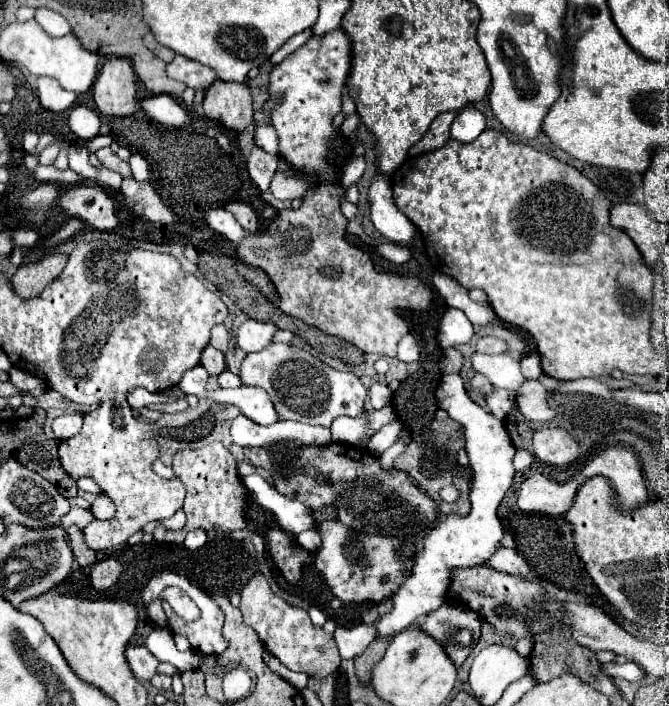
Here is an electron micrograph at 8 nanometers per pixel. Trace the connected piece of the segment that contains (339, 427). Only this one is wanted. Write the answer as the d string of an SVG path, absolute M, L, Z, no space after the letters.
M340 416L332 422L332 440L334 442L342 442L342 444L356 444L360 440L362 434L366 434L366 420L358 420L358 418L348 418L348 416Z

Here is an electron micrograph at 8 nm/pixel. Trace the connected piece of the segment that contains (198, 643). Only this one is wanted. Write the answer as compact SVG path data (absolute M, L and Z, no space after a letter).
M198 588L190 592L190 598L200 608L200 618L194 622L180 618L176 612L170 612L170 604L162 600L162 608L168 616L168 626L172 634L184 634L194 650L200 650L204 654L222 654L226 650L226 640L222 638L224 612L206 592Z

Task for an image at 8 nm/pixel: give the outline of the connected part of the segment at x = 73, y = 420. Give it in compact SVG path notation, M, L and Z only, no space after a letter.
M78 412L64 414L64 416L56 418L52 424L52 430L58 440L68 440L68 438L76 436L80 432L80 428L82 428L82 414L78 414Z

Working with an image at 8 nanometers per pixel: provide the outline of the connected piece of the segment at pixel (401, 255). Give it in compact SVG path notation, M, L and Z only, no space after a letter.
M392 242L376 246L376 252L392 264L404 264L412 258L412 248L410 246L400 246L400 244L392 244Z

